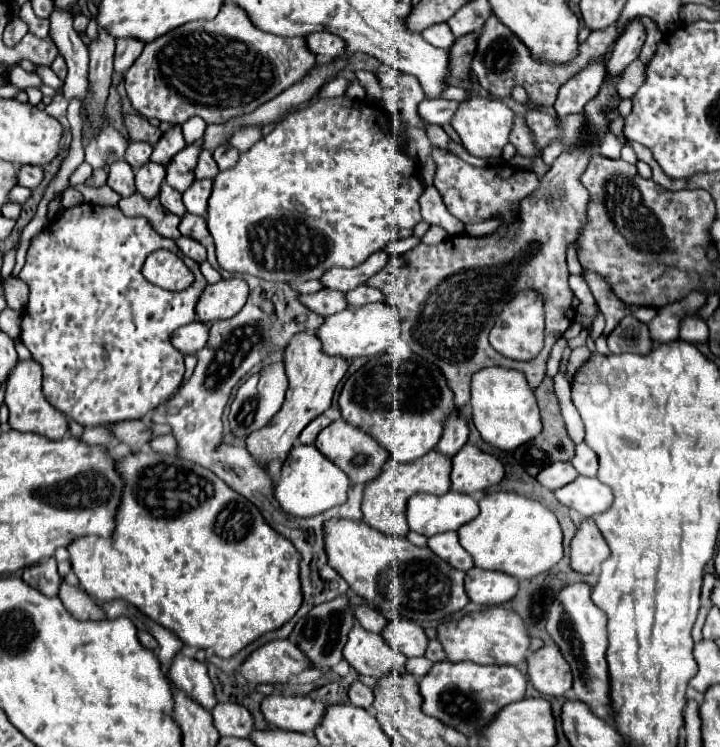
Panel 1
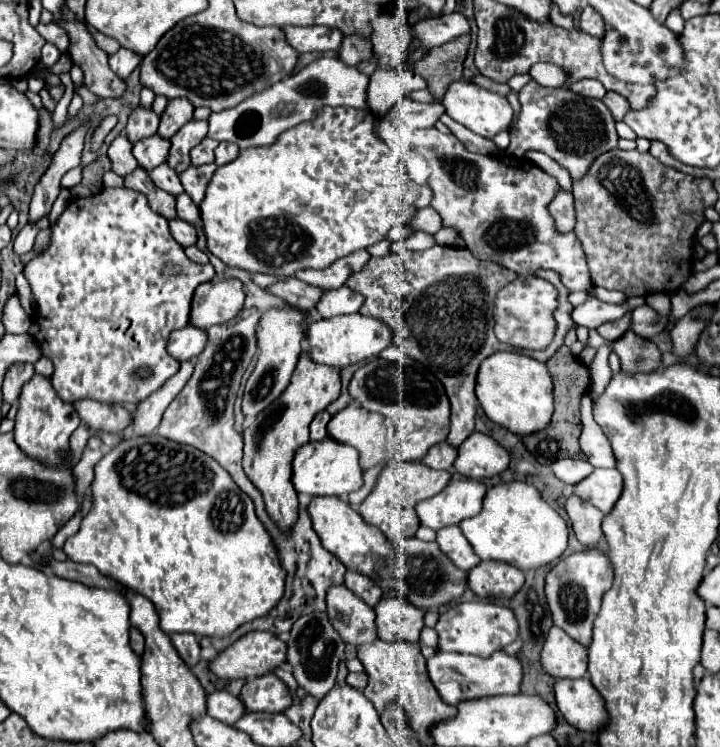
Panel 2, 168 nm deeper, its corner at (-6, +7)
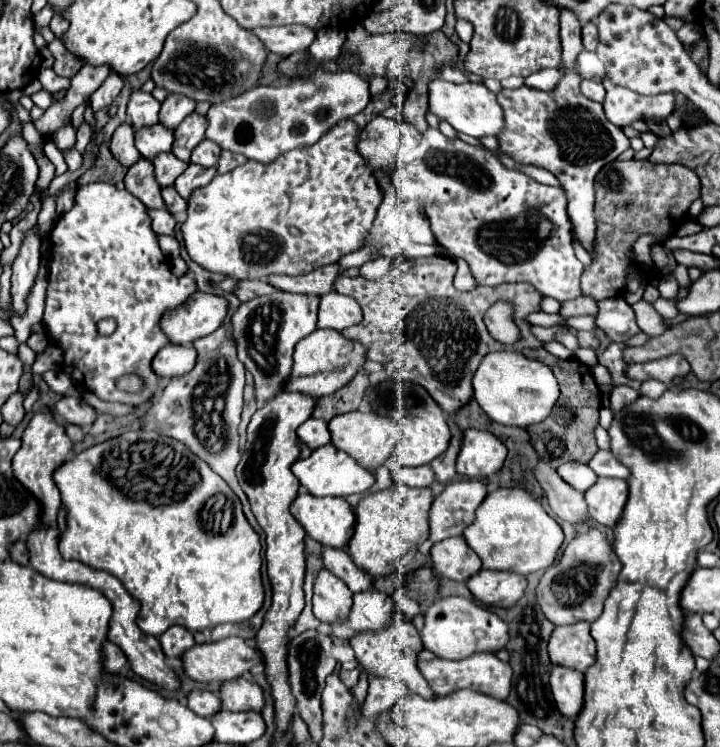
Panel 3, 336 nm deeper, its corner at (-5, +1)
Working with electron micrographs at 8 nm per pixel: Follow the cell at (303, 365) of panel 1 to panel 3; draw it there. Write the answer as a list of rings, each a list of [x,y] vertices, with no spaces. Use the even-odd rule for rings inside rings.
[[[282,390],[278,396],[274,396],[264,408],[256,410],[248,424],[248,438],[242,450],[240,464],[236,468],[238,482],[246,496],[250,498],[252,512],[260,524],[260,528],[266,532],[266,560],[268,560],[268,576],[272,580],[274,598],[272,608],[268,610],[264,618],[264,626],[256,634],[256,646],[264,656],[264,666],[268,680],[272,684],[272,694],[276,700],[276,726],[278,730],[286,730],[292,714],[294,714],[294,698],[290,694],[288,684],[288,672],[286,672],[286,634],[300,616],[304,608],[304,568],[306,568],[306,556],[304,556],[304,528],[294,520],[290,512],[290,504],[298,496],[298,478],[292,474],[290,466],[300,458],[302,454],[302,442],[296,438],[298,426],[312,416],[316,410],[318,400],[312,396],[302,396],[300,392],[286,392]]]

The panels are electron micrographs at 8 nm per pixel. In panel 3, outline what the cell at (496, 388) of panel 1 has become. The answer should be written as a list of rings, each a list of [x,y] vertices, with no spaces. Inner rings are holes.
[[[490,352],[474,374],[474,400],[490,420],[504,426],[518,426],[526,430],[532,424],[540,424],[548,418],[558,394],[558,382],[552,370],[518,352]]]

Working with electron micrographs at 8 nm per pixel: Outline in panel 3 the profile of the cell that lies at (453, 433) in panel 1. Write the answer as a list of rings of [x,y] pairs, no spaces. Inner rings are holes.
[[[430,466],[418,468],[398,468],[394,472],[394,480],[404,486],[430,486],[434,482],[434,470]]]

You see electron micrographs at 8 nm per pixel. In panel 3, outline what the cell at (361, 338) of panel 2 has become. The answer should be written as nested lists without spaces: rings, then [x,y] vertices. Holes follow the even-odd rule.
[[[316,330],[296,344],[292,374],[284,388],[320,398],[348,384],[356,376],[356,372],[362,368],[364,362],[366,362],[366,350],[362,348],[362,344],[354,344],[354,340],[346,340],[342,332]]]

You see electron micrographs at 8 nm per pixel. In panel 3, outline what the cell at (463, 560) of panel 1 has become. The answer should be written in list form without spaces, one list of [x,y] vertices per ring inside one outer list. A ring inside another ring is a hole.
[[[460,536],[436,542],[430,550],[430,556],[434,570],[440,576],[456,582],[468,580],[474,572],[482,568],[482,562],[476,556],[476,552]]]

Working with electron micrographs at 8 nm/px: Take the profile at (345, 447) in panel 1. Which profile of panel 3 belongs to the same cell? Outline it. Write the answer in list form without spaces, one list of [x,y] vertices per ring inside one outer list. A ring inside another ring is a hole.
[[[374,412],[340,414],[328,422],[328,430],[332,434],[332,444],[338,450],[344,450],[350,456],[354,456],[354,460],[358,460],[358,464],[362,464],[362,468],[366,466],[370,472],[374,472],[390,458],[394,444],[398,442],[398,436],[400,436],[400,428],[398,424],[394,424],[394,420],[386,416],[378,416]]]

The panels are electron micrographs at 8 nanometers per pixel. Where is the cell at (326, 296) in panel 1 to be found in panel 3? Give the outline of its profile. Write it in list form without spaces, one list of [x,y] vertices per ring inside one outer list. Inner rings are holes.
[[[242,280],[238,284],[238,290],[236,290],[236,296],[246,302],[246,300],[252,300],[256,296],[264,296],[264,294],[270,294],[270,292],[278,292],[278,288],[274,288],[272,284],[266,284],[266,280]]]

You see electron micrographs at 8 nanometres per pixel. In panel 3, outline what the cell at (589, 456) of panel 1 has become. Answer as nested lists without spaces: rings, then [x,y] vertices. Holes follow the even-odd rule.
[[[598,450],[594,458],[588,462],[588,466],[598,474],[598,476],[614,476],[614,478],[628,478],[628,468],[622,466],[610,450]]]

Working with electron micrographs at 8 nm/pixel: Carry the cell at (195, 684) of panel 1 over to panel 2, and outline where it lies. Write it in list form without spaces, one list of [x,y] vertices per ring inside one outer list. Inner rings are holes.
[[[171,634],[171,642],[187,666],[195,666],[199,662],[201,648],[195,634]]]

